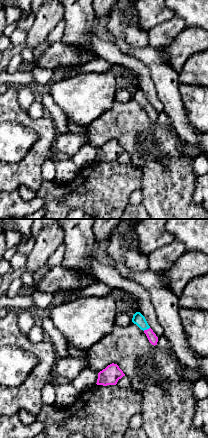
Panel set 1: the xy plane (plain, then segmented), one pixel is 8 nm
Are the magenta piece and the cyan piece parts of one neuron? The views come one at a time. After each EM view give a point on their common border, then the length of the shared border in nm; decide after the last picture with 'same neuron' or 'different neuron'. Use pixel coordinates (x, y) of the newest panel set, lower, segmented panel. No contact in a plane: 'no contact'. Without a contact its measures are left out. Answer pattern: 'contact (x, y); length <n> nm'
contact (147, 329); length 60 nm

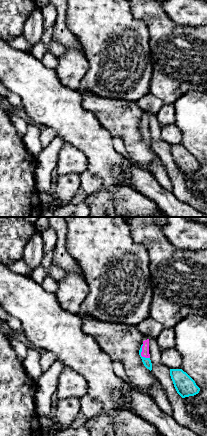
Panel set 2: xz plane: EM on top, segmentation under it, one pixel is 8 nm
contact (141, 354); length 130 nm

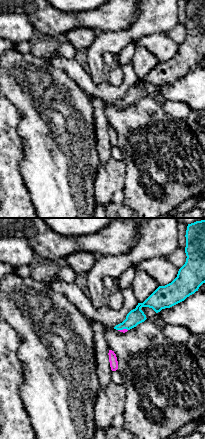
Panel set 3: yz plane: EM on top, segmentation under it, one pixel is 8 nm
contact (123, 329); length 80 nm

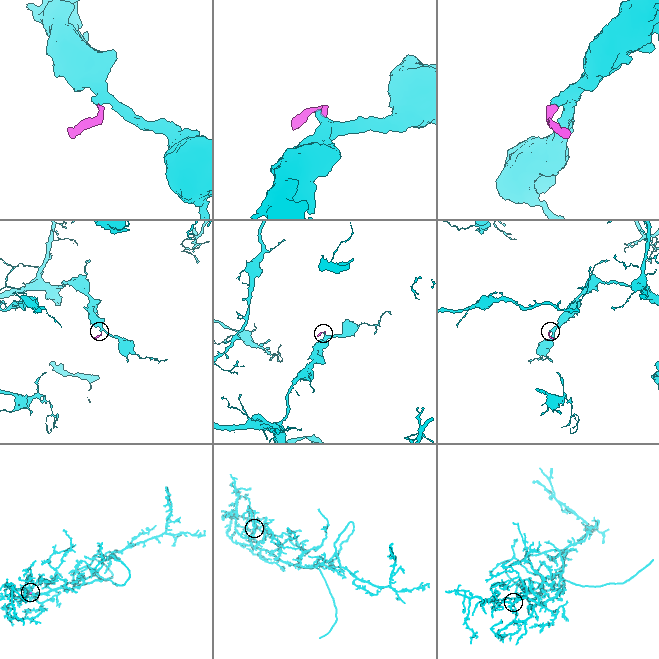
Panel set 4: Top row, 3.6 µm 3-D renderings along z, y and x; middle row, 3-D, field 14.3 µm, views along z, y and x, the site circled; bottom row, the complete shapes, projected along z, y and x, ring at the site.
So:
same neuron

